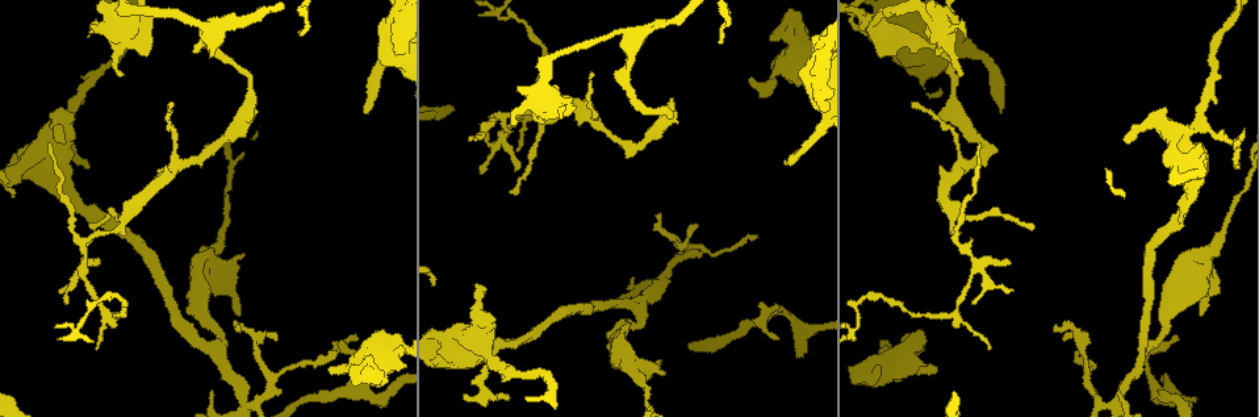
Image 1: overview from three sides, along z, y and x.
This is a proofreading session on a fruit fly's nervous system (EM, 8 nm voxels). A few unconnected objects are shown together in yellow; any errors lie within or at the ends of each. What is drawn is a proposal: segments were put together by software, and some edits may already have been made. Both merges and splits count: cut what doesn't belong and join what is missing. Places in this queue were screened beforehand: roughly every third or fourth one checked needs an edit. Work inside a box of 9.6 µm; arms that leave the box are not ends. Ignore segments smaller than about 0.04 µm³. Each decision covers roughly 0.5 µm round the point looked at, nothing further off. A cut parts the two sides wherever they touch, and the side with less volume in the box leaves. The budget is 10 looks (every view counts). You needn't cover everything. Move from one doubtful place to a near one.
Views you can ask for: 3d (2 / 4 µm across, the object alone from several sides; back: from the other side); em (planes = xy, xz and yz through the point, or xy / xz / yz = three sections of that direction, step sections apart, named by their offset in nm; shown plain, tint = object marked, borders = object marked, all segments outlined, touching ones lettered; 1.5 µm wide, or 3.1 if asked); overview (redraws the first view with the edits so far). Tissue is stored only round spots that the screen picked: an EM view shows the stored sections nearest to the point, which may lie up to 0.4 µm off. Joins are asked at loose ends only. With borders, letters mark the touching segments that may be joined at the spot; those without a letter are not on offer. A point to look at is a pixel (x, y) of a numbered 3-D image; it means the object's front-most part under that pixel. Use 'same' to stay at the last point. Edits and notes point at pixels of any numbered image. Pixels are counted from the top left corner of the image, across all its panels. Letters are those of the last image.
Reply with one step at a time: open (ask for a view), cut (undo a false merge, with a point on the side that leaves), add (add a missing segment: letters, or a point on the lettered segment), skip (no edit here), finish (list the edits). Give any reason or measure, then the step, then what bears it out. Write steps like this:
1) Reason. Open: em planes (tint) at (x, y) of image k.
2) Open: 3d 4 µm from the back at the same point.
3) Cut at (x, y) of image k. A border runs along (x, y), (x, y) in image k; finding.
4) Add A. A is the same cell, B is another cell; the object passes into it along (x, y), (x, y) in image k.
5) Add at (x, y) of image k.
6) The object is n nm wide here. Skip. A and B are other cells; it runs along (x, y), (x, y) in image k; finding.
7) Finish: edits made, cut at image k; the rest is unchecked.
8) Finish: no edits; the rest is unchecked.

Tapers out. Open: em planes (tint) at (1001, 112) of image 1.

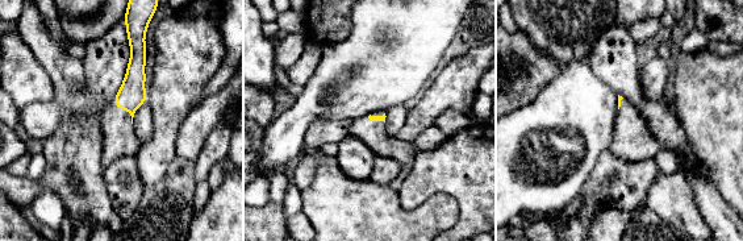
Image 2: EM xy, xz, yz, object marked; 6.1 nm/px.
What lies round it. Open: em planes (borders) at the same point.

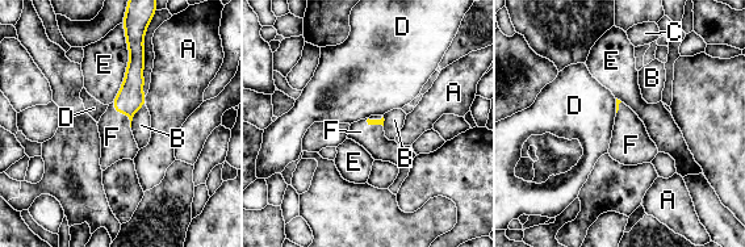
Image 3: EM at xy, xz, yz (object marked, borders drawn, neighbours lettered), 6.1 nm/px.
Add F. F is the same cell, A, B, C, D and E are other cells; the object passes into it along (129, 99), (124, 112), (117, 141) in image 3; it goes on there.

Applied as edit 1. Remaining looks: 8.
Redraw. Open: overview.

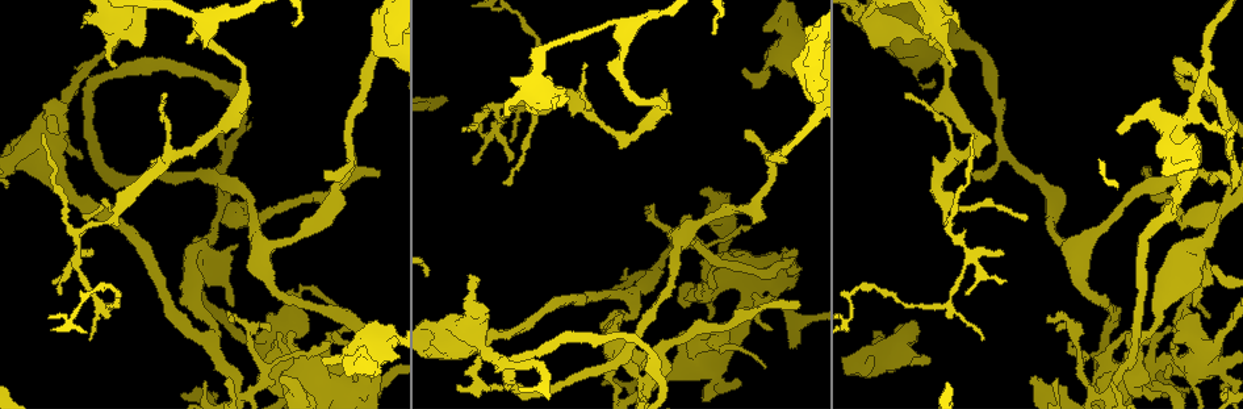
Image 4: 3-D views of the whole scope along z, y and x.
Free end. Open: 3d 2 µm at (377, 172) of image 4.

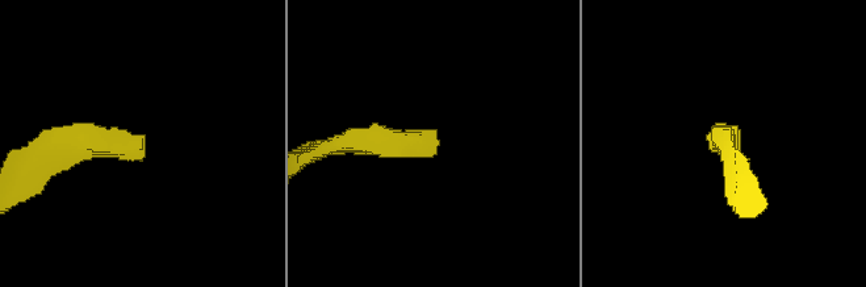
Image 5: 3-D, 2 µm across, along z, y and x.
Shape alone is not enough. Open: em xy step 4 (borders) at (144, 142) of image 5.

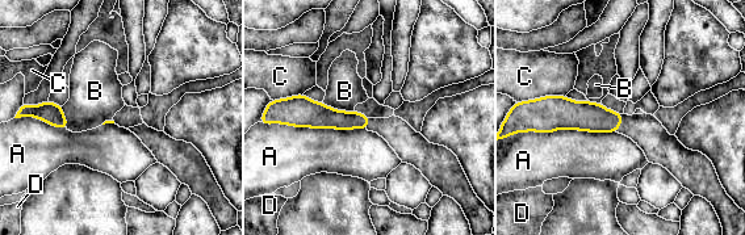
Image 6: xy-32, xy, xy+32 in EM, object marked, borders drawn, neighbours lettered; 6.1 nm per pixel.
Open: em planes (borders) at the same point.

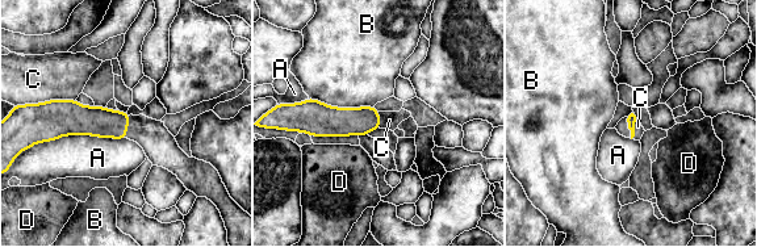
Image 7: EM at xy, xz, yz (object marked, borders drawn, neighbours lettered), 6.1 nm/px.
Add C. C is the same cell, A, B and D are other cells; it goes on there.

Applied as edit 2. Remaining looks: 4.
Redraw. Open: overview.

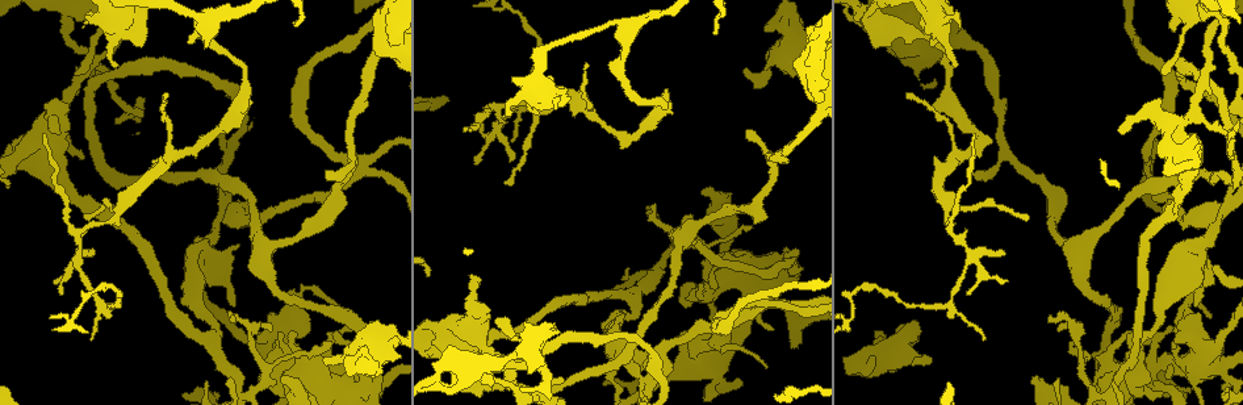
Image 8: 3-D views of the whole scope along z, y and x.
Open: 3d 2 µm at (1229, 138) of image 8.

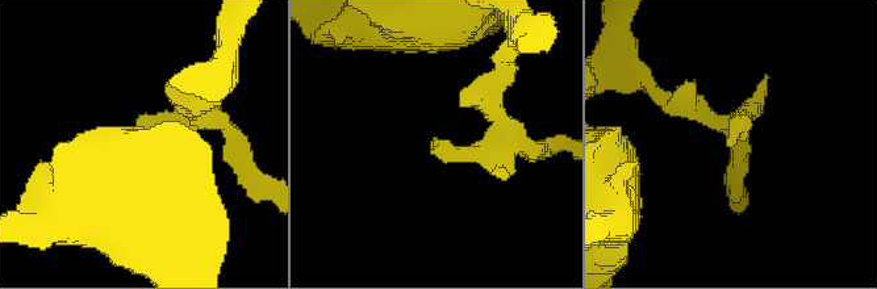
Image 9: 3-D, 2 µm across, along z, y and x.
Need the tissue. Open: em yz step 8 (borders) at (733, 138) of image 9.

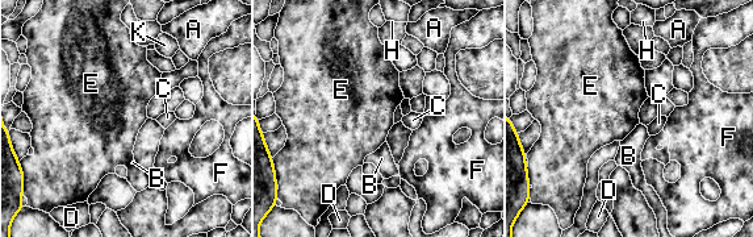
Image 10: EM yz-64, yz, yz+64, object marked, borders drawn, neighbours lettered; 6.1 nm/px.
Cut it another way. Open: em planes (borders) at the same point.

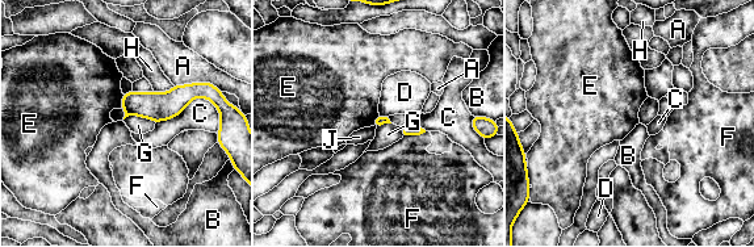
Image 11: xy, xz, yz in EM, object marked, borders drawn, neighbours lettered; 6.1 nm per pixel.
The object is 70 nm wide here. Skip. A, B, C, D, E, F, G, H and J are other cells; a border runs along (124, 95), (122, 108) in image 11; no lettered segment goes on from it.

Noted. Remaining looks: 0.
Finish: edits made, add at image 3, add at image 7; the rest is unchecked.

